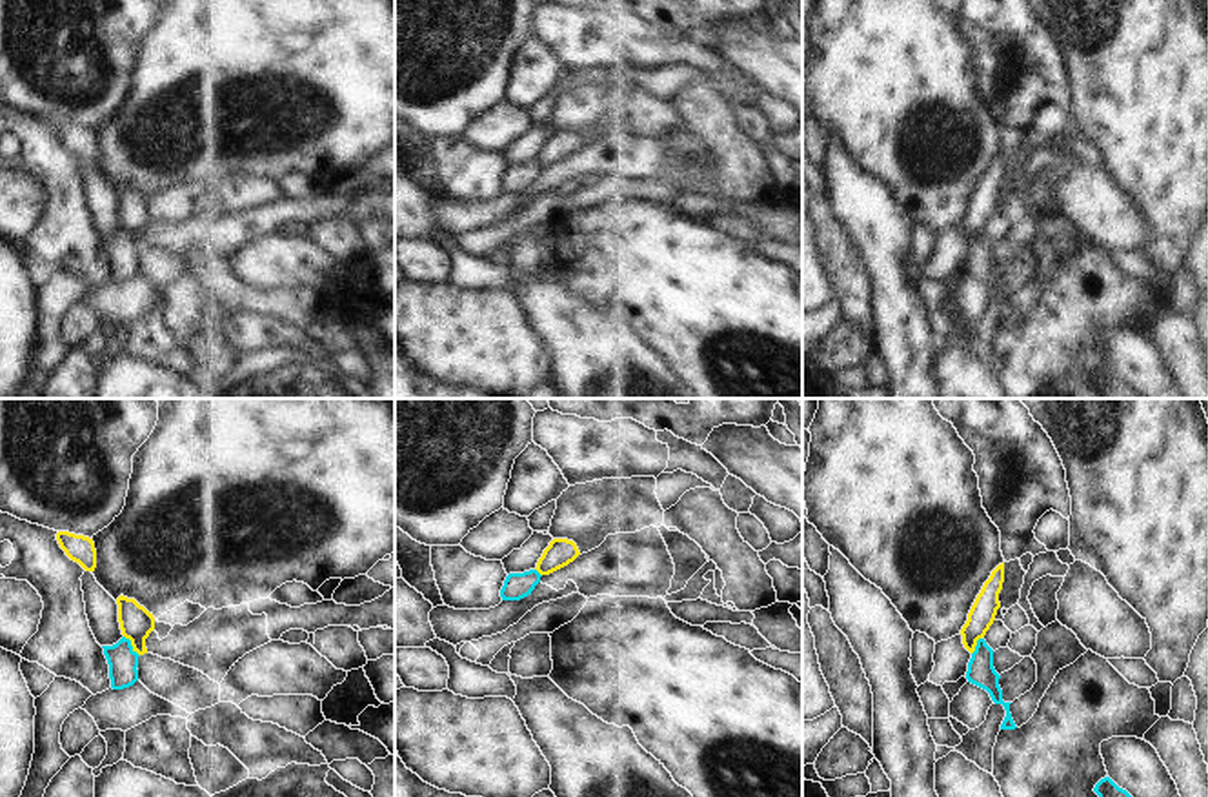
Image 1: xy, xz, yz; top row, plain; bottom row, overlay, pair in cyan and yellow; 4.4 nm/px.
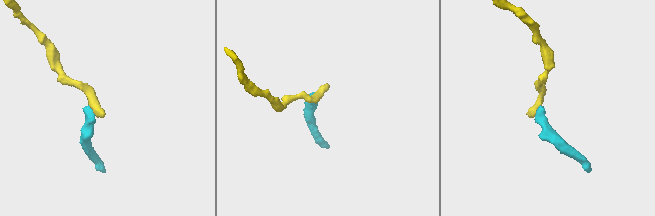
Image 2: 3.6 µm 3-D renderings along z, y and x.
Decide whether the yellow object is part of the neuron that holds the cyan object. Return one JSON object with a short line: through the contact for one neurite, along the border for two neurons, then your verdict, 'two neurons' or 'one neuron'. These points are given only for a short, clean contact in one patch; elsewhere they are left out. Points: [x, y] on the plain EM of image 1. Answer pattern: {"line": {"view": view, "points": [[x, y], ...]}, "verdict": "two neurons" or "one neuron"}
{"line": {"view": "xy", "points": [[124, 228], [139, 248]]}, "verdict": "two neurons"}

